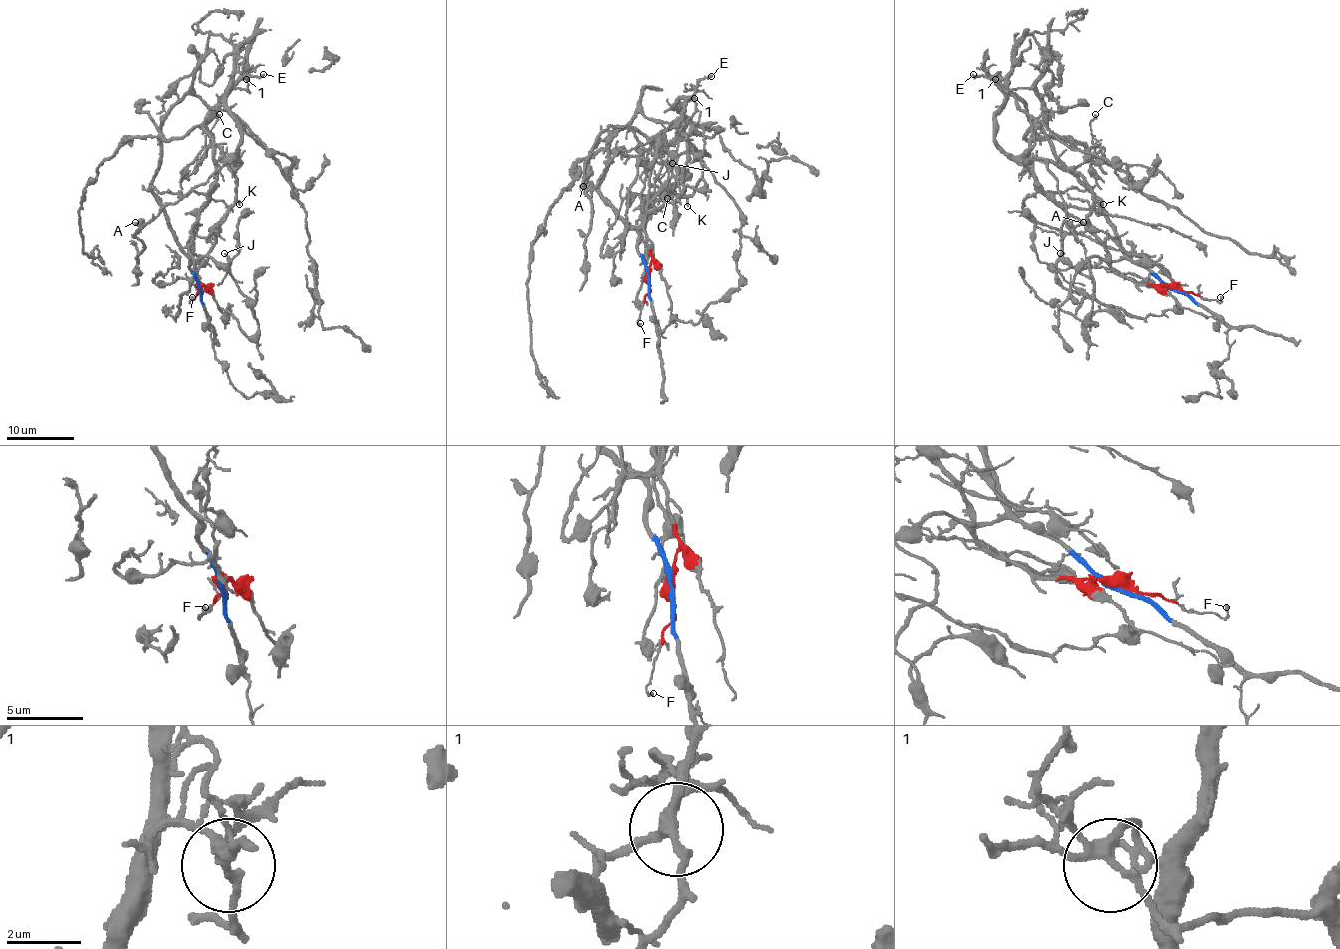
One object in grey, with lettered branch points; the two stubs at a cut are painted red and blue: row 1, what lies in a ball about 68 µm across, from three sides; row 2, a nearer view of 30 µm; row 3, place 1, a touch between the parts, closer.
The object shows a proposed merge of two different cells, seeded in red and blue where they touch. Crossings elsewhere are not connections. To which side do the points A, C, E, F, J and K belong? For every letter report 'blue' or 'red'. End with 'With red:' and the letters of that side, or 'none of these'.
A: blue
C: red
E: blue
F: red
J: blue
K: red
With red: C, F, K

